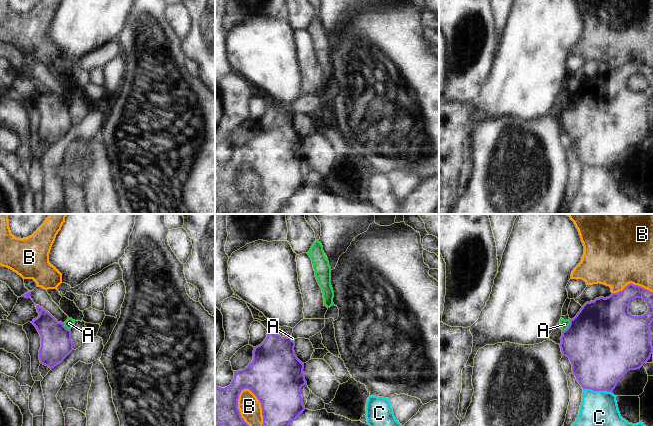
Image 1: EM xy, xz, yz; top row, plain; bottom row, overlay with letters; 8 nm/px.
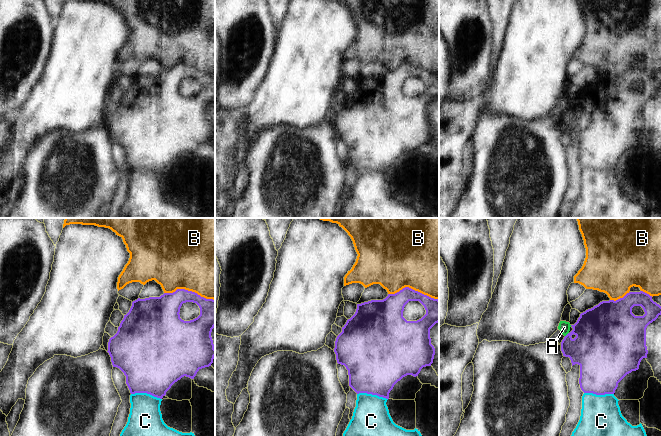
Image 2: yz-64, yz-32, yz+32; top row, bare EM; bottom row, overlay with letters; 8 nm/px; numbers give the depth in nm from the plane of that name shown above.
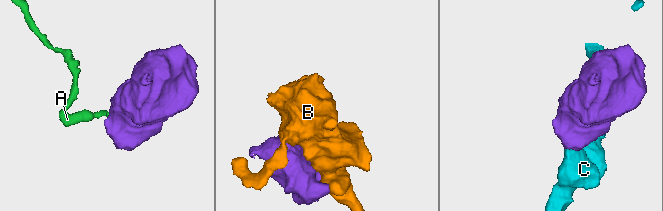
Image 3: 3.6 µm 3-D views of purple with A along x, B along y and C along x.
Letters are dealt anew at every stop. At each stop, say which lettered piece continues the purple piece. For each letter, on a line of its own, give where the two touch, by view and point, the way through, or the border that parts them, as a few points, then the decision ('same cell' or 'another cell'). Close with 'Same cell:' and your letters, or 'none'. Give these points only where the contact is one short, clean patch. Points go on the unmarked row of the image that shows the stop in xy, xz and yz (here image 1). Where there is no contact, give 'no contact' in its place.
A: contact yz (568, 102); border yz (570, 95), (569, 101), (562, 107); another cell
B: contact xz (261, 183); another cell
C: contact yz (598, 166); border yz (583, 164), (610, 167), (612, 169); another cell
Same cell: none

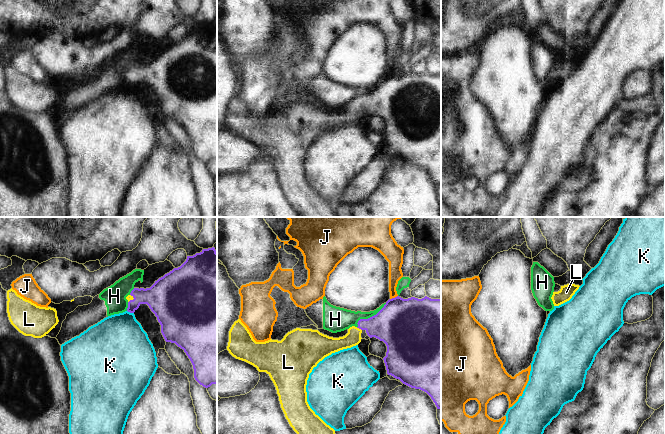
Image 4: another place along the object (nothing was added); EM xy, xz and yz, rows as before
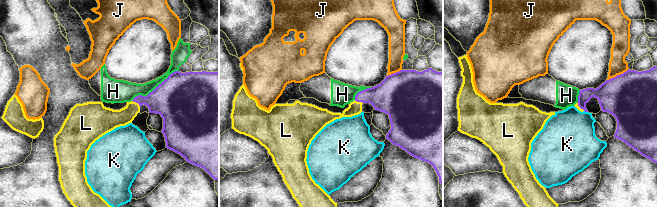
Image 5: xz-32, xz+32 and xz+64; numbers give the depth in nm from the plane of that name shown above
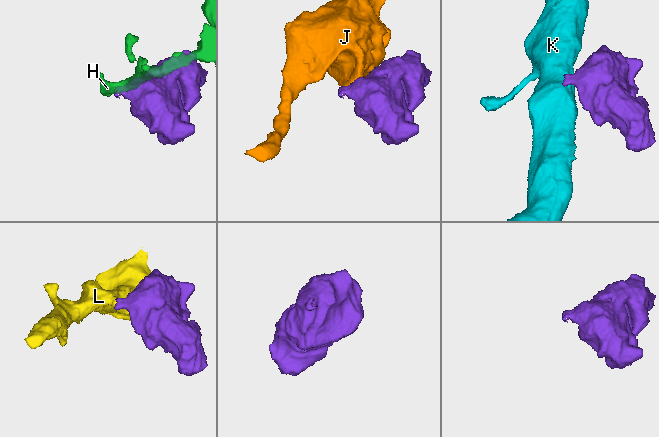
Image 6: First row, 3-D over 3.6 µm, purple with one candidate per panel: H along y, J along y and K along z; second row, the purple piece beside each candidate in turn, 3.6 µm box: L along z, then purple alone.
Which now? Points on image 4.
H: contact xz (370, 93); another cell
J: contact xz (393, 74); another cell
K: contact xy (130, 88); border xy (127, 86), (133, 89); another cell
L: contact xz (359, 104); way xz (390, 101), (359, 104), (353, 113); same cell
Same cell: L

